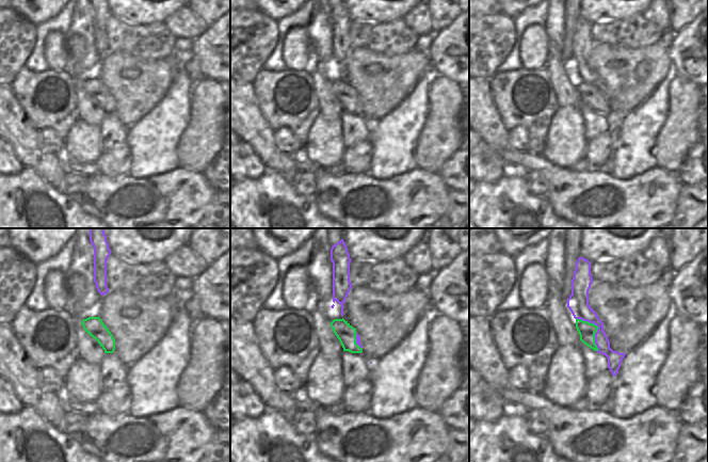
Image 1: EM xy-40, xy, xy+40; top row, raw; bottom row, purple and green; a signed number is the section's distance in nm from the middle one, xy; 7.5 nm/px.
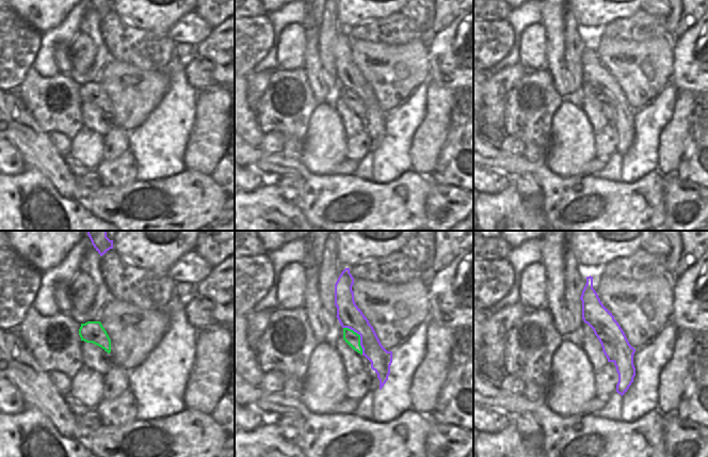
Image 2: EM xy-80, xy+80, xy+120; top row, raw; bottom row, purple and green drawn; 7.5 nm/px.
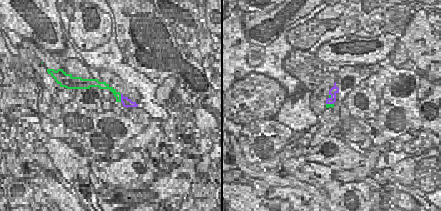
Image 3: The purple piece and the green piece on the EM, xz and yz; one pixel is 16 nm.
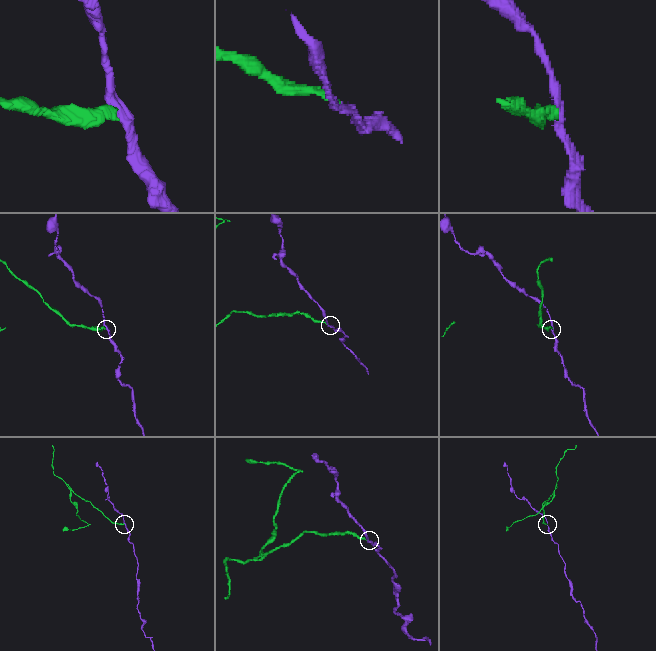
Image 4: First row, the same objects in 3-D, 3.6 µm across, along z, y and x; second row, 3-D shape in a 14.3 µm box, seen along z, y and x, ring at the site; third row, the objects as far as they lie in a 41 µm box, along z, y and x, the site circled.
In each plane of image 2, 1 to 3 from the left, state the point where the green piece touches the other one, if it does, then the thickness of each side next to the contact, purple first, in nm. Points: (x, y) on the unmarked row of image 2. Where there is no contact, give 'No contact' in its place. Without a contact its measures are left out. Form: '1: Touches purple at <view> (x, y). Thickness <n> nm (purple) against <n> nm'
1: No contact
2: Touches purple at xy+80 (360, 97). Thickness 180 nm (purple) against 100 nm
3: No contact.

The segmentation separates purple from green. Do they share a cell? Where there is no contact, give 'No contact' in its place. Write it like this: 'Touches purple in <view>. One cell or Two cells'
Touches purple in xy+40. Two cells.

